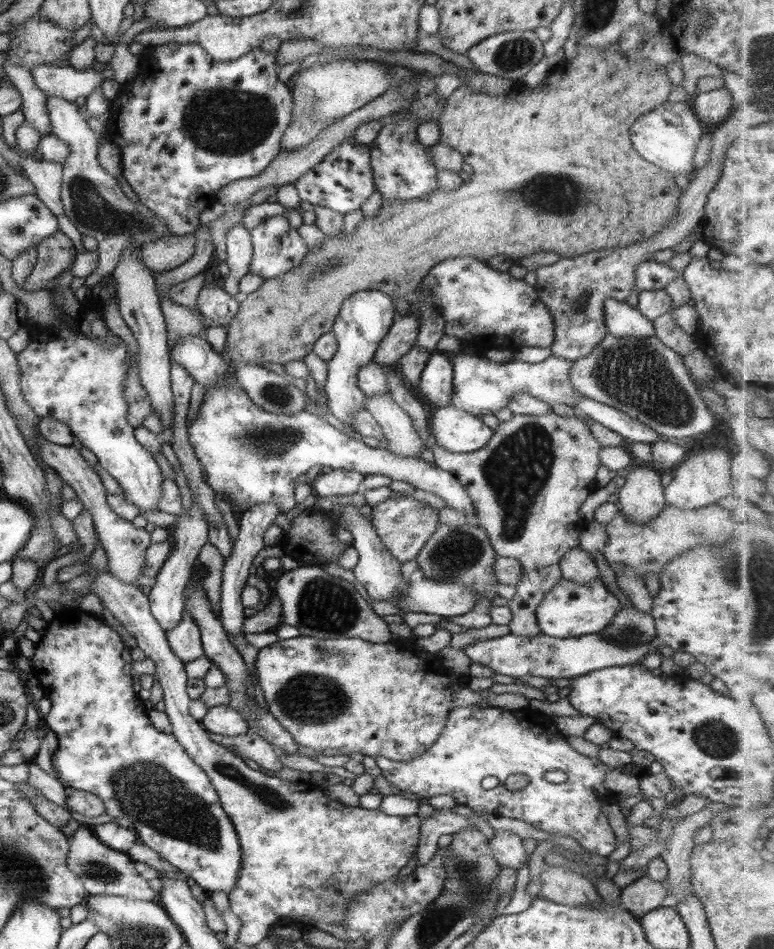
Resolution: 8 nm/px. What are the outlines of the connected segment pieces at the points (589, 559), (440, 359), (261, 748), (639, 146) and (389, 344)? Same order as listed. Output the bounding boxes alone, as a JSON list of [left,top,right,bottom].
[[559,546,600,586],[418,352,453,408],[210,733,283,770],[630,102,704,177],[374,314,419,367]]

